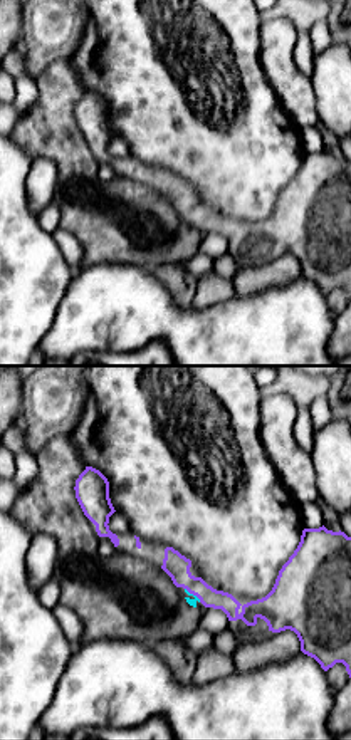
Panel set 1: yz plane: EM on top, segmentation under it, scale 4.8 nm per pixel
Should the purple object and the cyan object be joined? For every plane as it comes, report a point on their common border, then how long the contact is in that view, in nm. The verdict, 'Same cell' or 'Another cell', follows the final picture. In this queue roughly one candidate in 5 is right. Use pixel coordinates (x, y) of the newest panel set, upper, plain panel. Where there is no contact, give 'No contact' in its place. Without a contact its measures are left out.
Touches purple at (193, 218). Shared border 100 nm

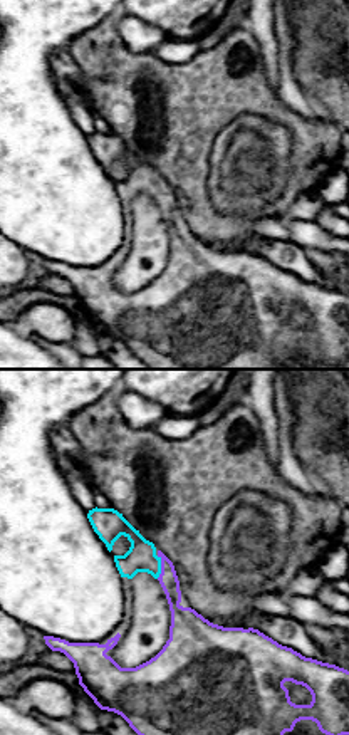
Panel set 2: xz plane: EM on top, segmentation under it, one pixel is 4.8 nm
Touches purple at (161, 192). Shared border 110 nm

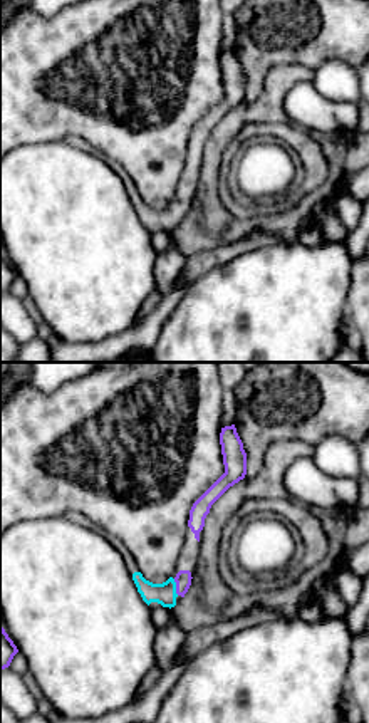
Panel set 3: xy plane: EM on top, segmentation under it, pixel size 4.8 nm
Touches purple at (176, 212). Shared border 80 nm

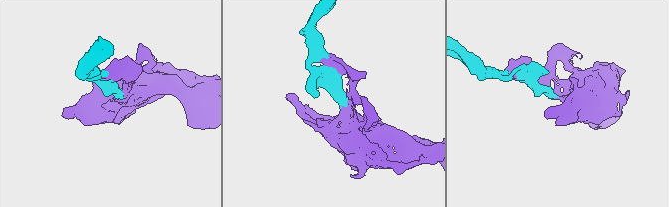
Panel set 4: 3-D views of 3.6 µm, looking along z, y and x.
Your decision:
Same cell

